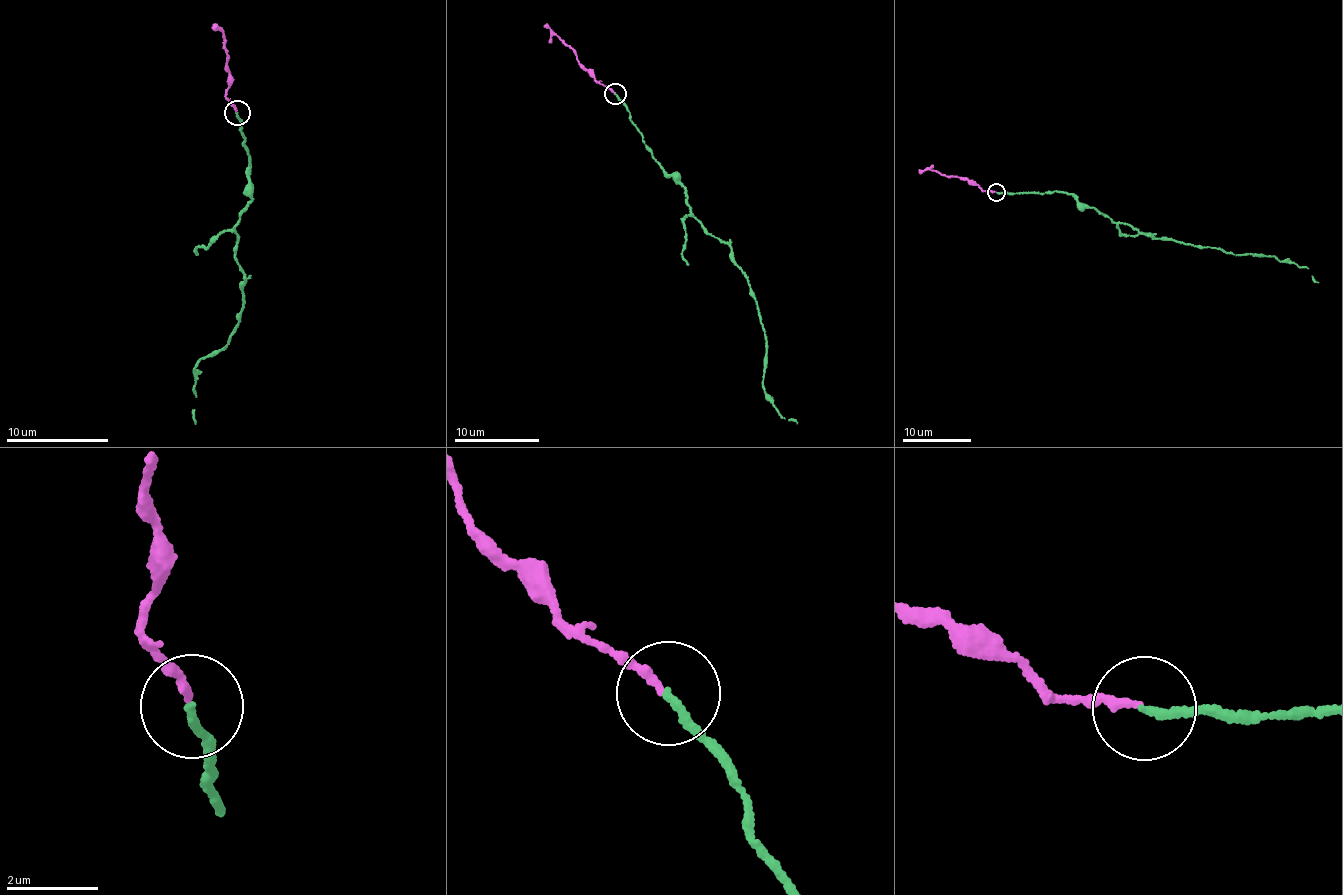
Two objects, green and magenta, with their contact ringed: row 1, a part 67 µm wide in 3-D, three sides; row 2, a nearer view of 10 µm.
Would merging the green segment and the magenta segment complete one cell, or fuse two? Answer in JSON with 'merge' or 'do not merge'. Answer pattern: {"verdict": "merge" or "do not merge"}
{"verdict": "merge"}

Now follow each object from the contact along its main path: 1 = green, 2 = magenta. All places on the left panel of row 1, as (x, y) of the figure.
1: (238, 113), (250, 199), (233, 227), (243, 307), (226, 345), (192, 369), (194, 423)
2: (235, 110), (226, 94), (231, 81), (224, 38), (213, 24)

